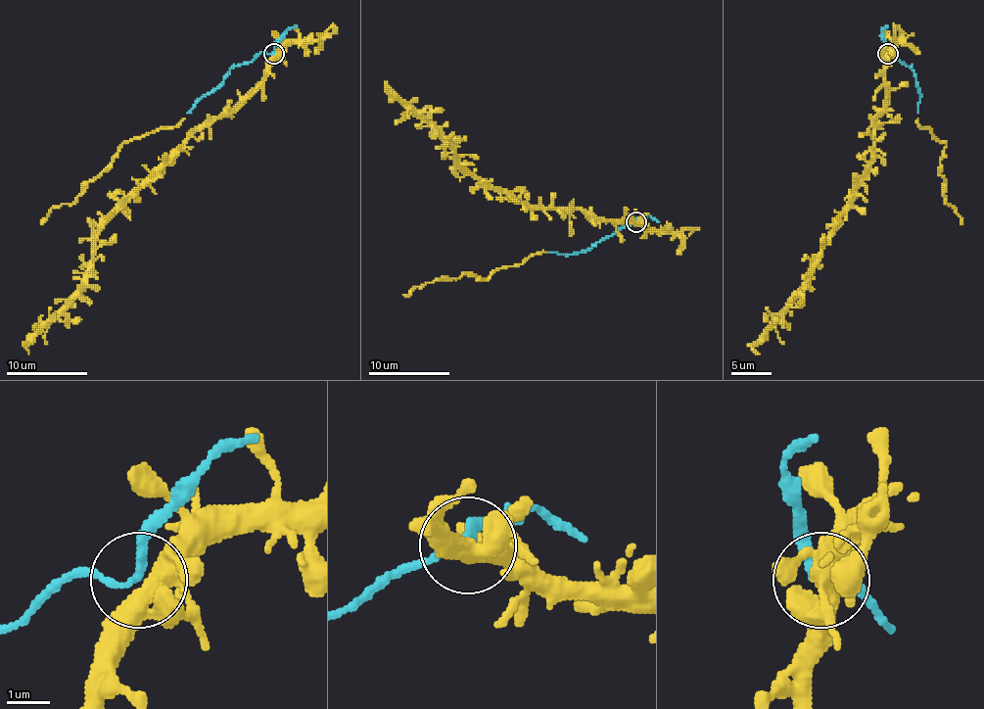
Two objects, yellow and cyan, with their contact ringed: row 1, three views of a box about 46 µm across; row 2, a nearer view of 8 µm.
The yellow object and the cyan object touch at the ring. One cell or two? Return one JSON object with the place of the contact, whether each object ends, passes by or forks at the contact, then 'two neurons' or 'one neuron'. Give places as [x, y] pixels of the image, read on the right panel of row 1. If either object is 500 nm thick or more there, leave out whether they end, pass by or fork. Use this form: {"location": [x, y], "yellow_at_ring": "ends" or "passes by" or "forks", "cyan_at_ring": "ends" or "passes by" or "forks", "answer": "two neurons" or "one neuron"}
{"location": [888, 53], "yellow_at_ring": "forks", "cyan_at_ring": "passes by", "answer": "one neuron"}

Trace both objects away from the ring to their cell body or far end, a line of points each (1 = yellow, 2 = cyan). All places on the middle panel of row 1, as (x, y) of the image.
1: (636, 221), (597, 219), (580, 210), (531, 210), (517, 204), (464, 166), (445, 142), (389, 87), (391, 94)
2: (636, 221), (622, 225), (612, 236), (589, 248), (572, 254), (549, 252)

